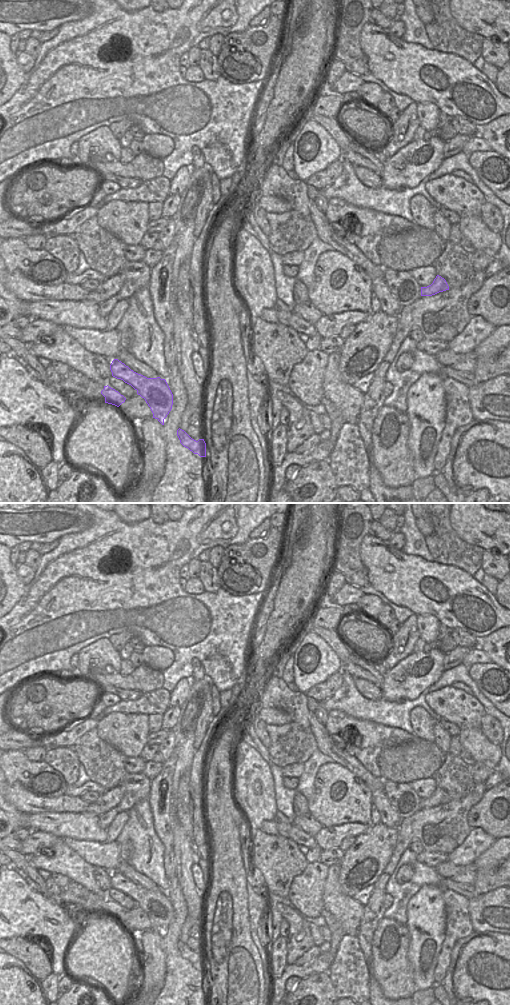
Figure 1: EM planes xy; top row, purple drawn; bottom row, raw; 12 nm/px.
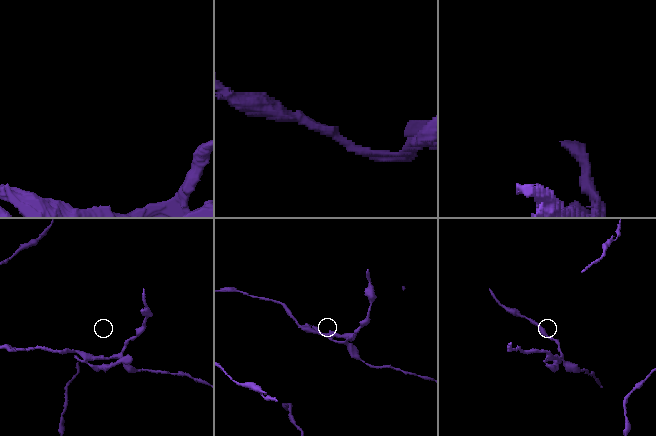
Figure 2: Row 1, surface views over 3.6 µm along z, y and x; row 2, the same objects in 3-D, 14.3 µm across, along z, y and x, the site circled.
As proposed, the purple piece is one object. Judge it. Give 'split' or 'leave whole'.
split

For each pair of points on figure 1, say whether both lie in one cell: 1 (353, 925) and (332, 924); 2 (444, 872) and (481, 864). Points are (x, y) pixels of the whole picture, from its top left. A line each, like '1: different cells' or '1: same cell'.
1: different cells
2: same cell

